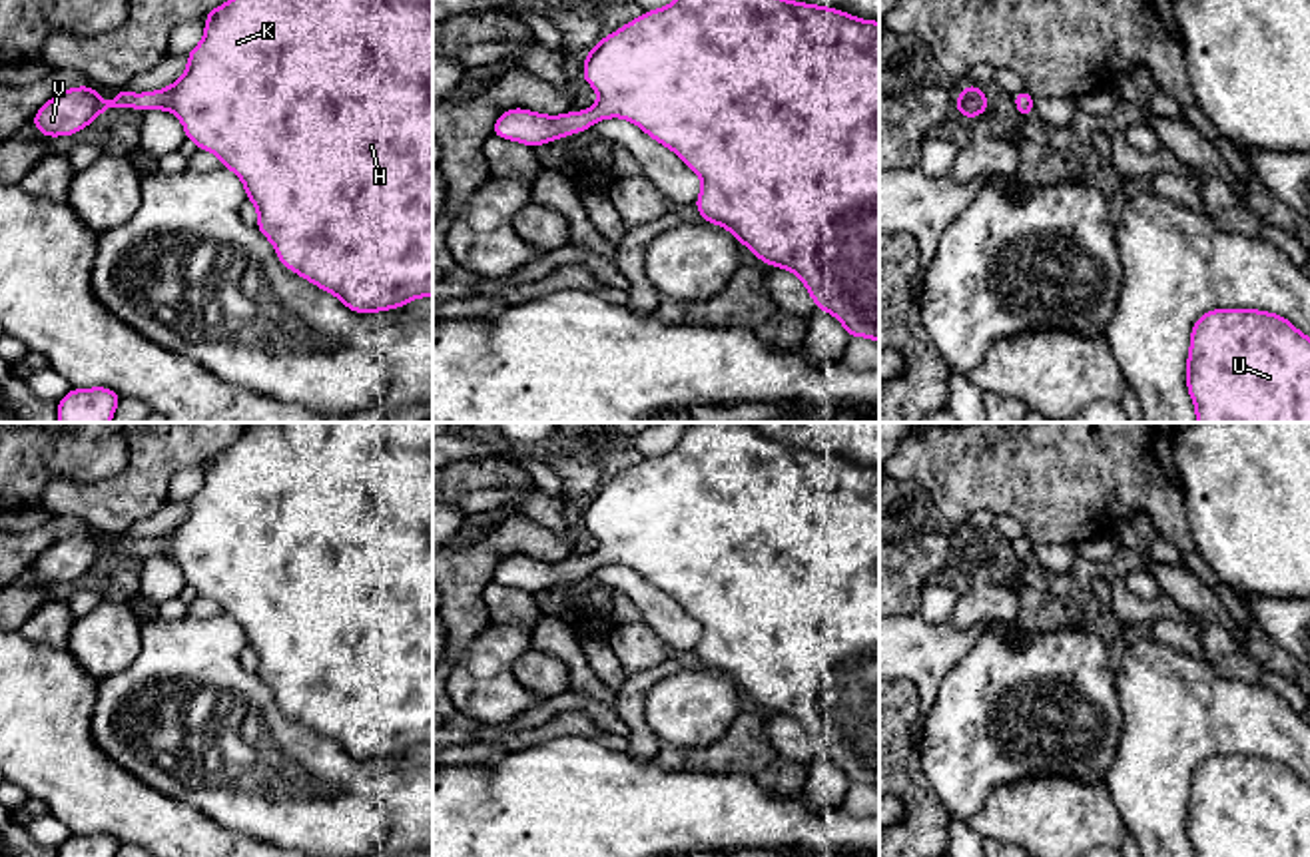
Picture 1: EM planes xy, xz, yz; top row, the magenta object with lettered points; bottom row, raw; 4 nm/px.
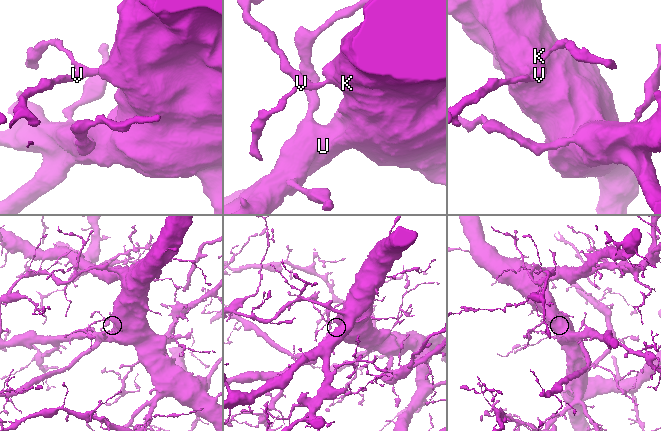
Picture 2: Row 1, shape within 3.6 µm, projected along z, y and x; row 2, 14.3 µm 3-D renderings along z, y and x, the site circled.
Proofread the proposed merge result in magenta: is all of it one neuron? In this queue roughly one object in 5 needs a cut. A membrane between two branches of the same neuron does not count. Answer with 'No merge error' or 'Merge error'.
No merge error

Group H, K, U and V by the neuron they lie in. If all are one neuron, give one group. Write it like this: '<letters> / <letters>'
H K U V

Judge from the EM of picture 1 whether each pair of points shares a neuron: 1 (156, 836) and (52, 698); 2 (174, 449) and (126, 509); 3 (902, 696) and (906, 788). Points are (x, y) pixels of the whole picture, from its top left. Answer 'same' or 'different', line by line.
1: same
2: same
3: same

